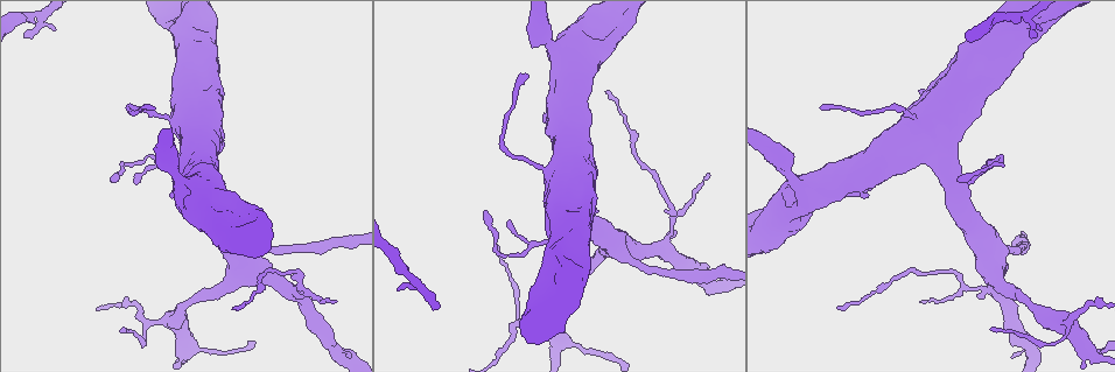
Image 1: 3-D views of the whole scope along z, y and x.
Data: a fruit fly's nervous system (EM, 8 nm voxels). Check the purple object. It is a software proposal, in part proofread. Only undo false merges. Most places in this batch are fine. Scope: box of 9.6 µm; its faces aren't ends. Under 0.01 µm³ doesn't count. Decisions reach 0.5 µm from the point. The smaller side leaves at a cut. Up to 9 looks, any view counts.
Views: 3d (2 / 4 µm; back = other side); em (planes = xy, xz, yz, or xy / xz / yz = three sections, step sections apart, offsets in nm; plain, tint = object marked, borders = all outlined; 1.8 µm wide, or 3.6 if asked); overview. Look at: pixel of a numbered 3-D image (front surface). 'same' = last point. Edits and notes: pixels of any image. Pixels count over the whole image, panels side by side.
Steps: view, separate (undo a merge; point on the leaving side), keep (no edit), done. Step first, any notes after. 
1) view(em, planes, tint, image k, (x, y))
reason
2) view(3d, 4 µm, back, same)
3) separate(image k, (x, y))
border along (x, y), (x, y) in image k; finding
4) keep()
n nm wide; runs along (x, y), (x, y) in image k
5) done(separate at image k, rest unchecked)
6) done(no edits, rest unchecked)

view(em, xz, step 4, tint, image 1, (227, 353))
narrows sharply

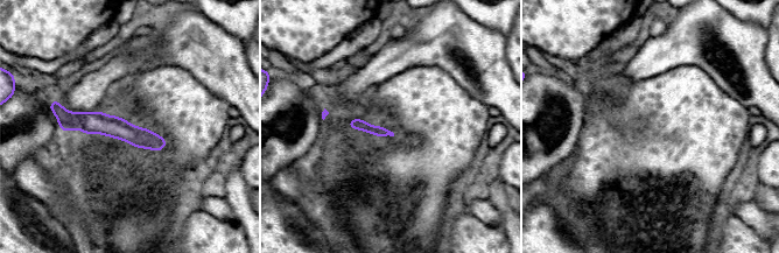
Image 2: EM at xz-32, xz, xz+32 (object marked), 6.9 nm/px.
keep()
continuous, no second cell

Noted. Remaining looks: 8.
view(em, 3.6 µm, planes, plain, image 1, (971, 64))
thick turns thin

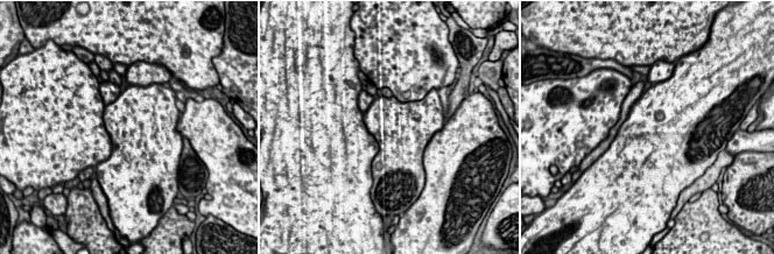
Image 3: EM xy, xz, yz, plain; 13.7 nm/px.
view(em, 3.6 µm, planes, tint, same)
where the object lies

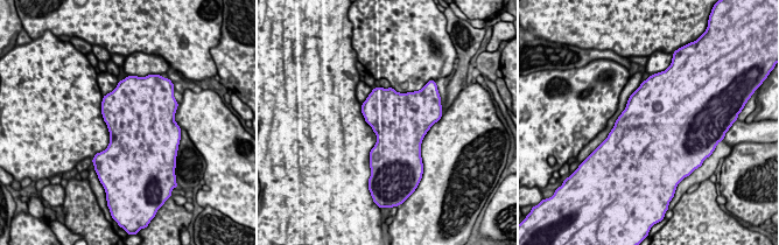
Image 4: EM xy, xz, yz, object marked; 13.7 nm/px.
keep()
one cell here

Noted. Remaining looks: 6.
view(3d, 4 µm, image 1, (965, 183))
thick turns thin

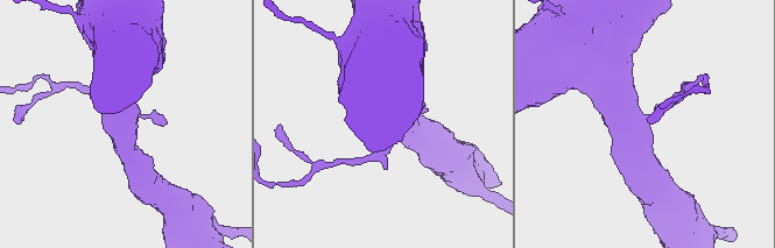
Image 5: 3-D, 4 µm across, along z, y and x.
view(em, 3.6 µm, planes, tint, image 5, (643, 123))

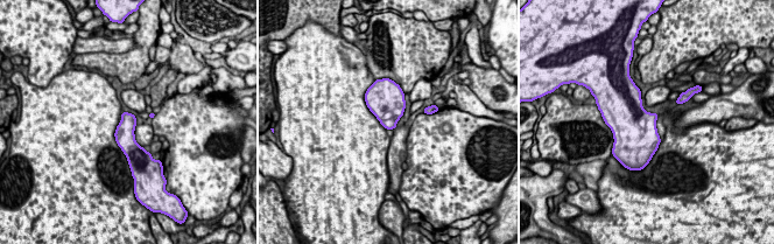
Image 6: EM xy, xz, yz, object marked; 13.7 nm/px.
keep()
one cell here

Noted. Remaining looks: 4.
view(em, planes, borders, image 1, (993, 290))
a fork

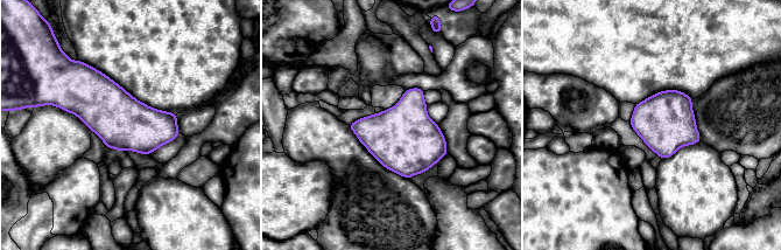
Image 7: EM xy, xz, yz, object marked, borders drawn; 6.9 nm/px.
keep()
all the same cell

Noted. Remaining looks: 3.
done(no edits, rest unchecked)

